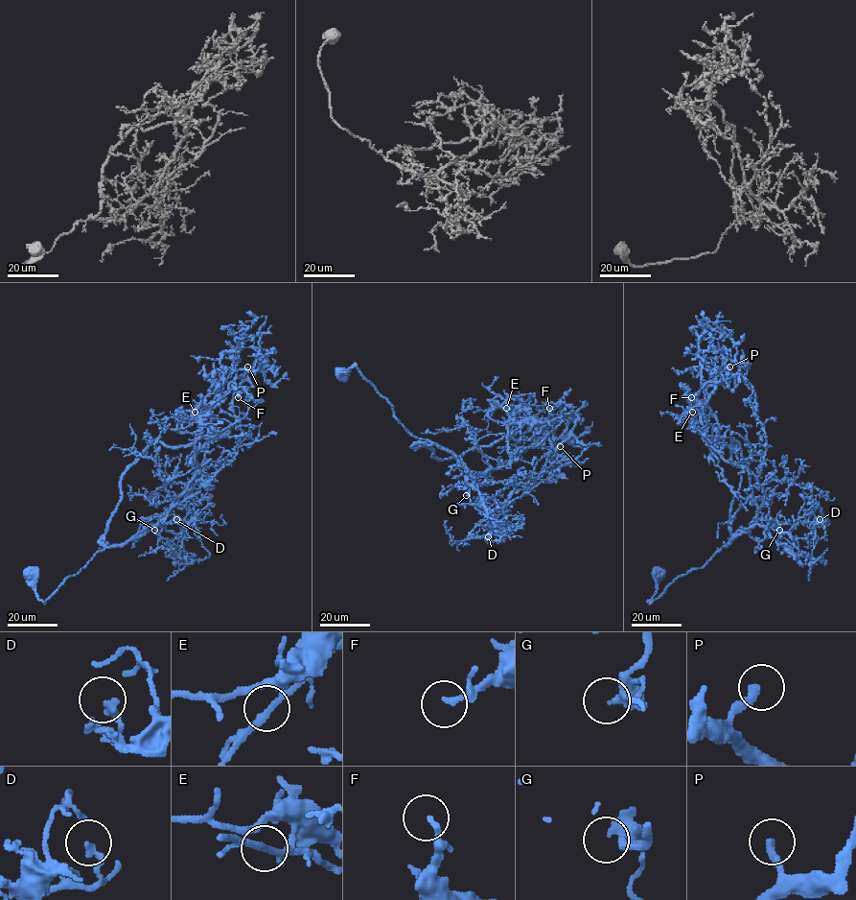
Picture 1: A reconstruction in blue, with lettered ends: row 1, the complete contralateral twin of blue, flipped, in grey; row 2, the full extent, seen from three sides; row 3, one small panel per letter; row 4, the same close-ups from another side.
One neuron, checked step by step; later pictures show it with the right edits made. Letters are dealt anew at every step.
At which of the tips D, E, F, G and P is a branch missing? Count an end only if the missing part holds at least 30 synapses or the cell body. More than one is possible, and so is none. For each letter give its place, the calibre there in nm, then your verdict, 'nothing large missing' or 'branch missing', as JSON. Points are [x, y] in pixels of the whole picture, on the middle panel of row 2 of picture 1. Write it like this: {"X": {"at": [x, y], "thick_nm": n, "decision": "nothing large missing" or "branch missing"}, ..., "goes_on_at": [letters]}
{"D": {"at": [488, 536], "thick_nm": 240, "decision": "nothing large missing"}, "E": {"at": [506, 408], "thick_nm": 200, "decision": "nothing large missing"}, "F": {"at": [549, 408], "thick_nm": 140, "decision": "nothing large missing"}, "G": {"at": [466, 495], "thick_nm": 280, "decision": "nothing large missing"}, "P": {"at": [560, 446], "thick_nm": 280, "decision": "branch missing"}, "goes_on_at": ["P"]}

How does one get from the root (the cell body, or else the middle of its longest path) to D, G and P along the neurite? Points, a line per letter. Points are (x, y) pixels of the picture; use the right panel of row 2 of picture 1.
D: (659, 575), (650, 602), (756, 524), (784, 533), (799, 521), (820, 519)
G: (659, 575), (657, 591), (650, 602), (679, 577), (701, 568), (723, 546), (756, 524), (779, 530)
P: (659, 575), (650, 602), (750, 528), (765, 502), (757, 476), (766, 438), (751, 407), (754, 391), (729, 367)

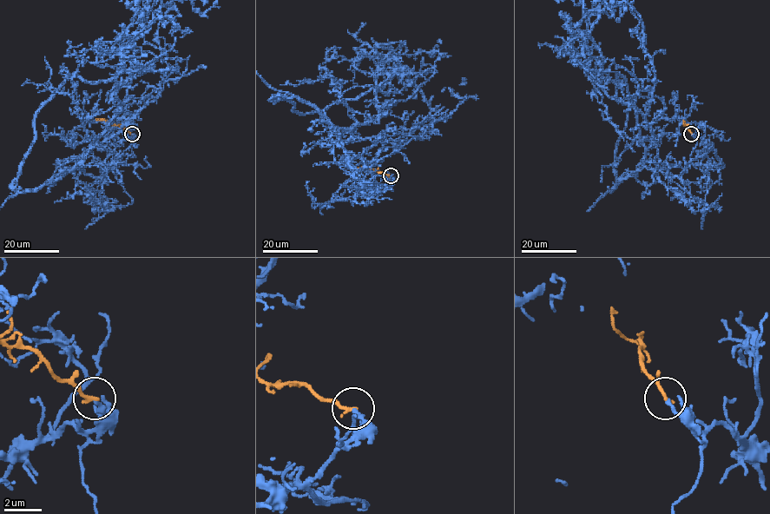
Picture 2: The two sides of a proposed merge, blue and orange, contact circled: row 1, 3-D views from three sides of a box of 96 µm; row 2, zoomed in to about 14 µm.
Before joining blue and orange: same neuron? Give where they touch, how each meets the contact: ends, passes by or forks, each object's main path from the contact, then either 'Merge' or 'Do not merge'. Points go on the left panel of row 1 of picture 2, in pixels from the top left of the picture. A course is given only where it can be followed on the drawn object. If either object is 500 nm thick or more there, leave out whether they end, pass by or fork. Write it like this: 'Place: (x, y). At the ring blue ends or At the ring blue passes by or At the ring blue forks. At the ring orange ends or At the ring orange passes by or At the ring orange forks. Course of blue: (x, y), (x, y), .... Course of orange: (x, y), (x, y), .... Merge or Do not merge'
Place: (132, 134). At the ring blue ends. At the ring orange ends. Course of blue: (132, 134), (114, 150), (105, 175), (71, 168), (38, 188), (9, 196). Course of orange: (132, 134), (122, 127), (96, 121). Do not merge

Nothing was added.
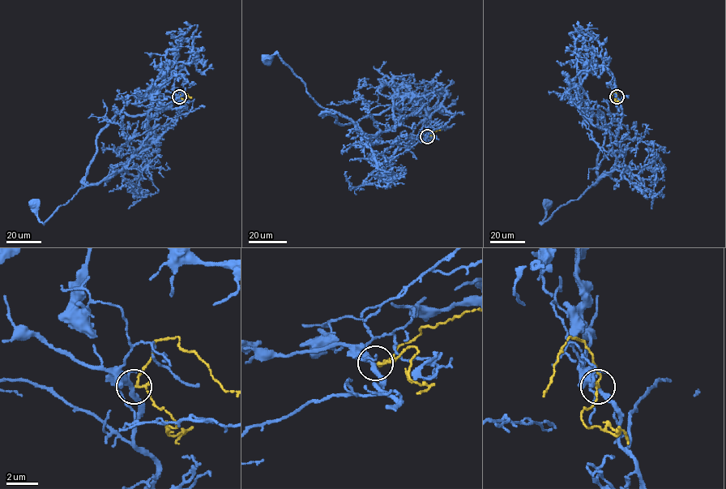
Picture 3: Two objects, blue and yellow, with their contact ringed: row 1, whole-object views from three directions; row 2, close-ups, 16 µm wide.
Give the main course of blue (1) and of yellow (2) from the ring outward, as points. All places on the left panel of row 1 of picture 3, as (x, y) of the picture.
1: (180, 96), (181, 108), (175, 123), (116, 173), (99, 183), (81, 187), (44, 223), (39, 220), (32, 204)
2: (180, 96), (184, 92), (191, 97)

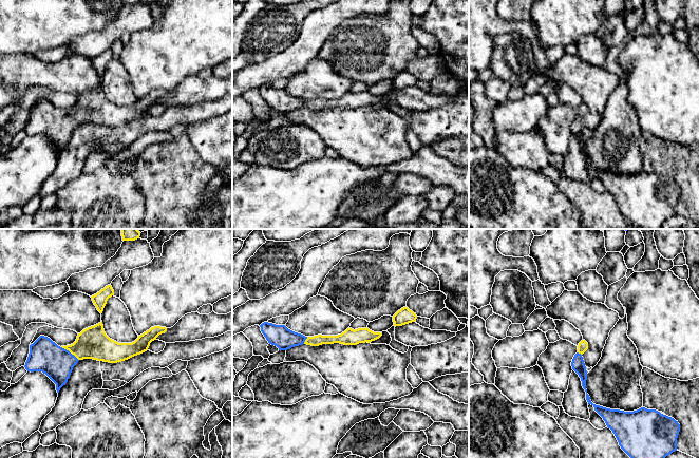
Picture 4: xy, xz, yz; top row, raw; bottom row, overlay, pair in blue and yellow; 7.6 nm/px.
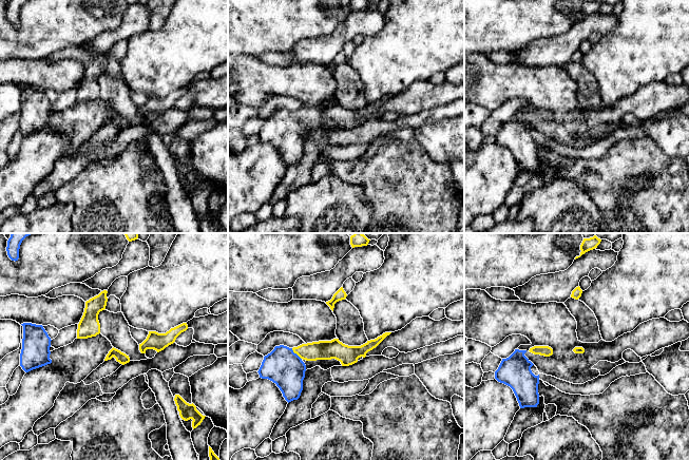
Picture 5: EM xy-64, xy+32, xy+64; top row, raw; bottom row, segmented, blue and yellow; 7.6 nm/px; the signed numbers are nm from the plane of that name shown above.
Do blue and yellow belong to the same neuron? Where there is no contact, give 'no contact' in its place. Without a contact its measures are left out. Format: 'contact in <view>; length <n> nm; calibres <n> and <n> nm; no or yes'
contact in xy; length 170 nm; calibres 240 and 240 nm; yes

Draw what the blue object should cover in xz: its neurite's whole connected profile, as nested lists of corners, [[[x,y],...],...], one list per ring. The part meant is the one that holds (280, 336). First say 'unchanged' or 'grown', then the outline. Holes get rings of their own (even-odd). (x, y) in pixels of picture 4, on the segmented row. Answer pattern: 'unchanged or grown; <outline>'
grown; [[[264,322],[260,325],[261,331],[269,344],[275,345],[279,350],[287,350],[291,347],[307,344],[319,346],[322,344],[340,343],[344,345],[357,345],[359,343],[370,343],[379,339],[382,333],[374,332],[366,328],[352,329],[347,328],[344,332],[338,336],[314,336],[305,337],[301,333],[288,329],[285,325],[276,325]]]

